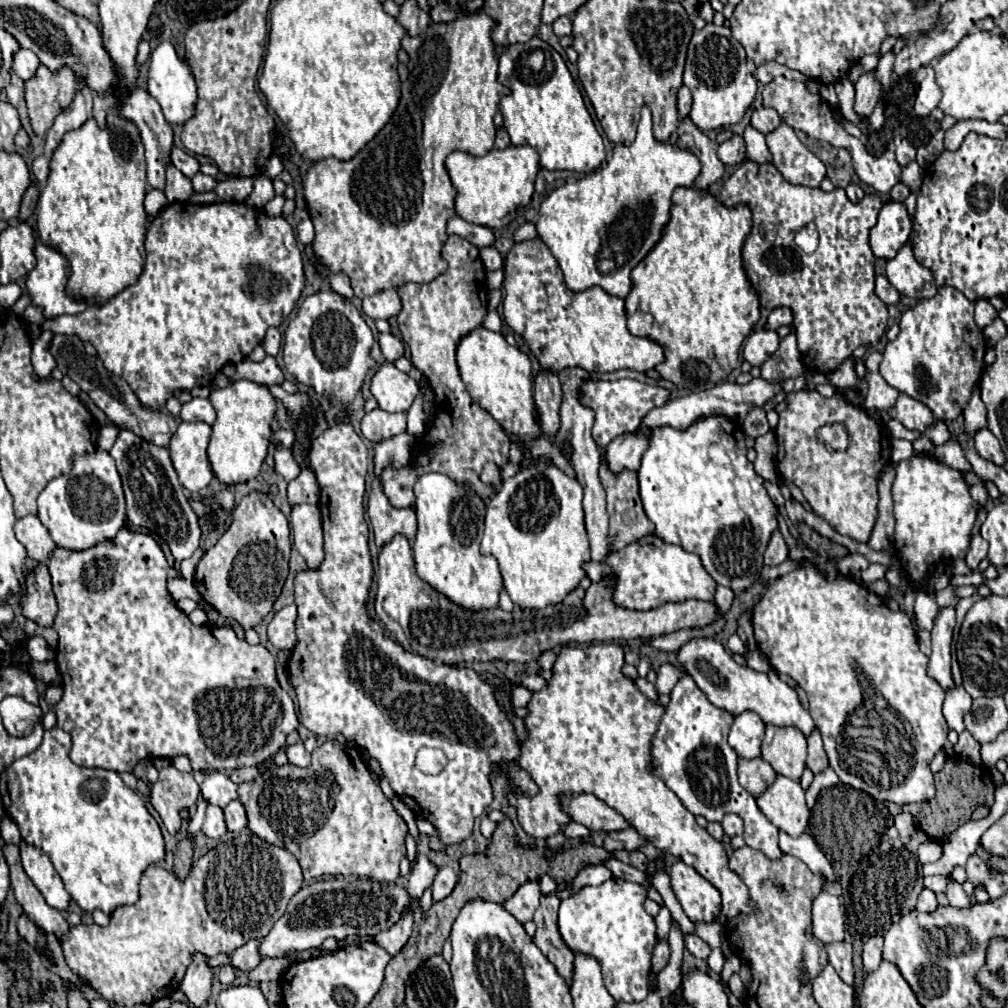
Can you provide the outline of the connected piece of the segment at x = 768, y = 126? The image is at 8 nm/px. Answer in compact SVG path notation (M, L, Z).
M760 107L754 109L752 113L752 127L758 129L760 133L770 133L772 129L776 129L776 125L780 125L780 115L776 109L772 107Z

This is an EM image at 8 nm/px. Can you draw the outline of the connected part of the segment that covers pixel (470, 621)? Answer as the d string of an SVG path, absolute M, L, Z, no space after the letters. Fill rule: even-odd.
M394 535L392 541L382 545L378 553L378 591L374 607L380 621L404 649L442 663L474 663L486 659L528 663L556 645L640 637L650 639L674 633L678 629L704 629L720 617L714 601L686 599L680 603L664 603L652 611L630 611L614 605L610 601L610 593L612 587L604 581L604 585L590 585L586 589L586 597L580 607L556 603L544 609L516 607L510 613L500 607L470 611L422 581L416 575L408 539L404 535Z

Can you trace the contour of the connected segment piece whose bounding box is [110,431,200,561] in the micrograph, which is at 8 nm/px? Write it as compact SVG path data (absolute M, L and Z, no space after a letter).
M120 431L110 455L116 459L116 467L120 469L128 519L138 527L154 527L156 535L168 543L176 561L190 557L198 549L200 541L198 517L182 493L182 485L172 467L168 451L156 449L156 445L148 445L148 441L140 441L140 437L130 431Z

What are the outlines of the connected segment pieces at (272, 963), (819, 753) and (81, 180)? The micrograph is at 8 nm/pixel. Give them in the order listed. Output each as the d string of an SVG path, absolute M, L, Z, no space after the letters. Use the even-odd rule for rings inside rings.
M268 957L268 959L262 959L260 965L248 973L248 977L250 977L250 981L254 981L254 983L274 981L274 979L278 979L288 967L290 967L290 959L288 959L288 957L274 957L274 959Z
M816 729L808 735L806 765L812 769L812 773L820 773L820 771L824 771L828 767L828 757L826 757L826 751L822 747L822 737L820 737L820 733Z
M110 111L106 115L106 127L100 127L96 123L94 117L90 117L82 127L68 131L62 137L62 143L56 147L52 159L50 159L50 175L48 175L48 183L46 187L40 191L40 199L38 199L38 215L36 215L36 227L38 227L38 237L40 241L44 241L46 245L58 249L62 255L68 257L70 261L70 279L68 279L68 293L70 295L82 295L88 303L102 303L110 297L114 297L116 293L120 293L122 289L126 289L128 285L132 285L144 267L144 235L146 235L146 209L144 209L144 197L146 197L146 165L144 165L144 145L142 145L142 137L138 127L122 117L116 111Z

